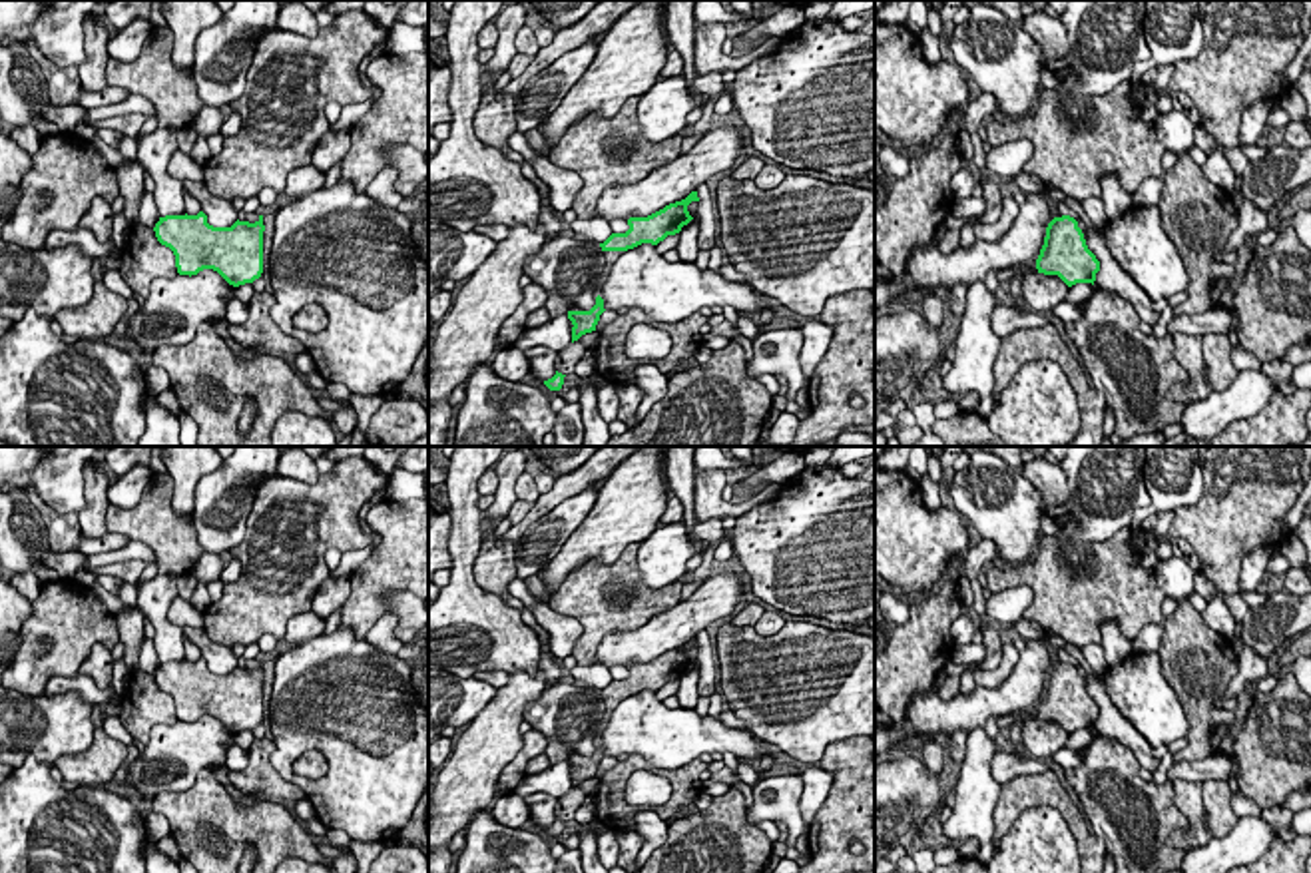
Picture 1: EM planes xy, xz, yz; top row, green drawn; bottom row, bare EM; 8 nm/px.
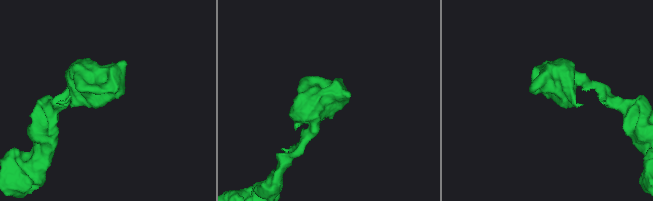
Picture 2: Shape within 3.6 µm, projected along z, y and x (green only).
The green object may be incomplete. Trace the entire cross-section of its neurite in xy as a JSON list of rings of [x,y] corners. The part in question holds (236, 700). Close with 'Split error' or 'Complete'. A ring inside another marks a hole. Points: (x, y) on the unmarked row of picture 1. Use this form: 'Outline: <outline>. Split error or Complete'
Outline: [[[165,662],[153,674],[161,692],[175,702],[179,722],[217,718],[229,731],[253,729],[263,720],[263,662],[255,670],[235,668],[213,674],[207,662]]]. Complete

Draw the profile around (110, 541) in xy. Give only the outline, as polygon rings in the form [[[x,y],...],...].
[[[108,532],[100,538],[88,538],[88,536],[82,534],[80,546],[72,552],[82,552],[82,554],[90,556],[90,554],[100,554],[100,552],[120,550],[130,542],[131,540],[128,536],[114,534],[114,532]]]

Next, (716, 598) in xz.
[[[721,570],[707,578],[687,600],[652,616],[646,624],[630,632],[610,632],[598,646],[598,664],[630,666],[648,664],[669,650],[685,646],[697,638],[713,620],[735,614],[743,596],[743,580],[733,570]]]

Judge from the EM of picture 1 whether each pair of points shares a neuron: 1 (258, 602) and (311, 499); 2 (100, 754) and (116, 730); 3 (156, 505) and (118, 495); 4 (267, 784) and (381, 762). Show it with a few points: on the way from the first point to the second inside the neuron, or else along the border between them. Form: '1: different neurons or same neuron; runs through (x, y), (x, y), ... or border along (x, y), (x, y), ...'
1: same neuron; runs through (279, 577), (285, 539), (295, 525)
2: different neurons; border along (102, 726), (126, 746)
3: different neurons; border along (152, 475), (134, 507), (110, 505)
4: different neurons; border along (281, 776), (307, 796)

